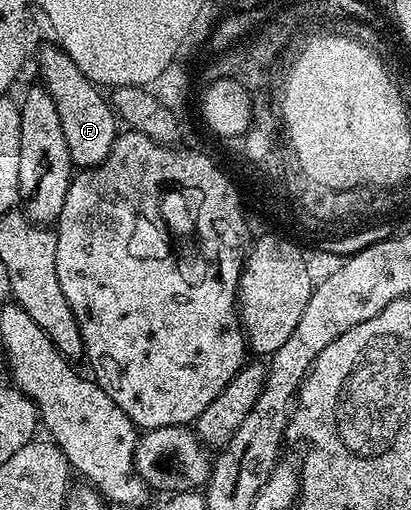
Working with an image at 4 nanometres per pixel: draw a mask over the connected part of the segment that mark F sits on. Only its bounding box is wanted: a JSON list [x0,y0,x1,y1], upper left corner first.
[36,45,118,169]

